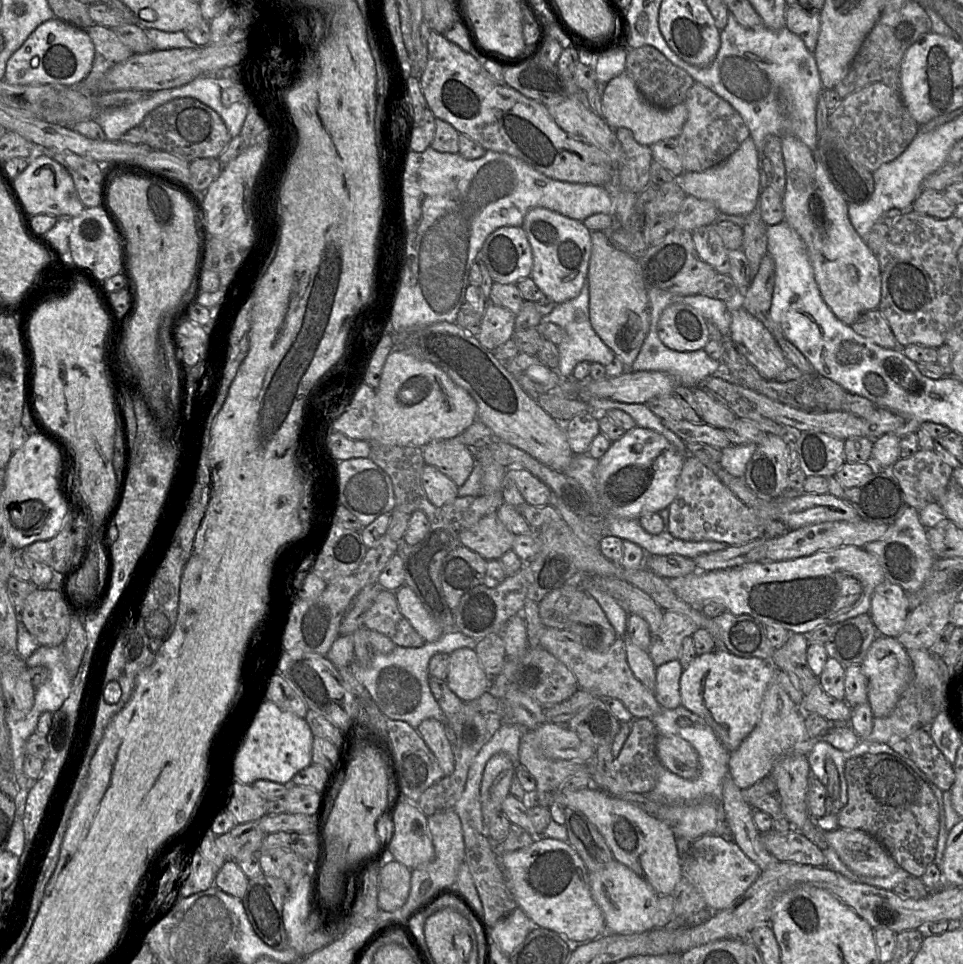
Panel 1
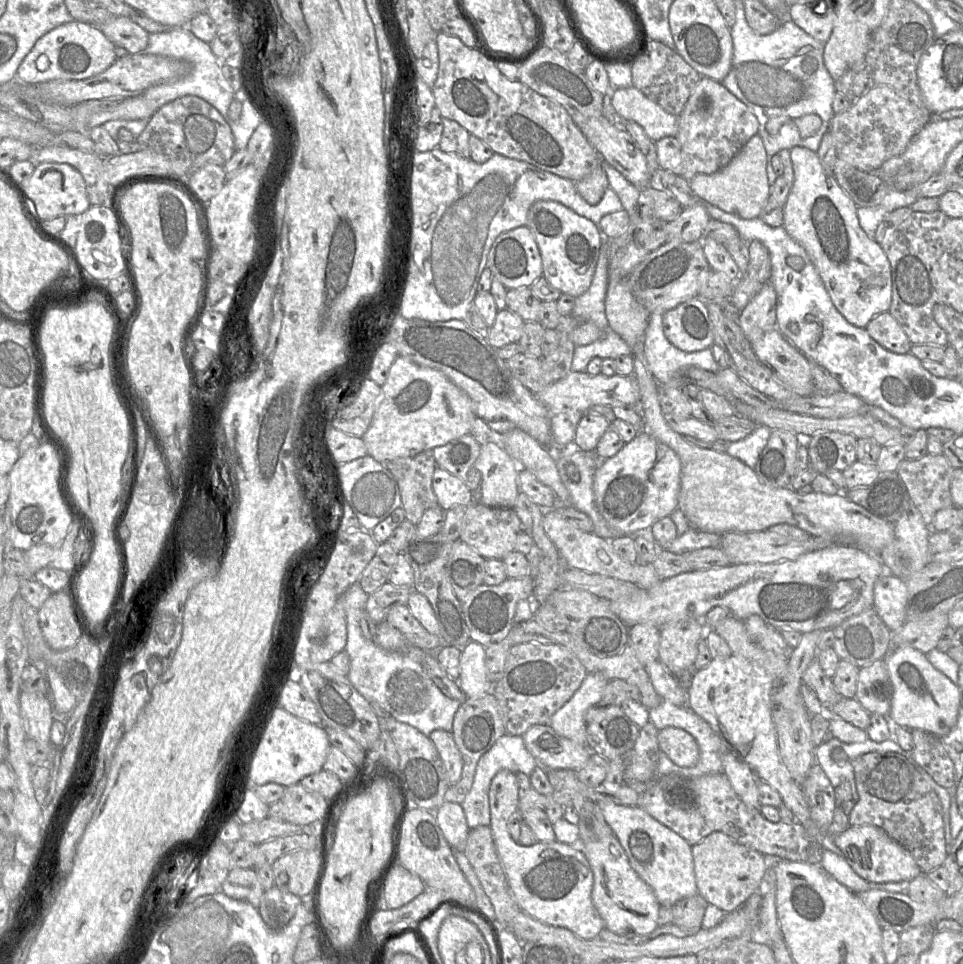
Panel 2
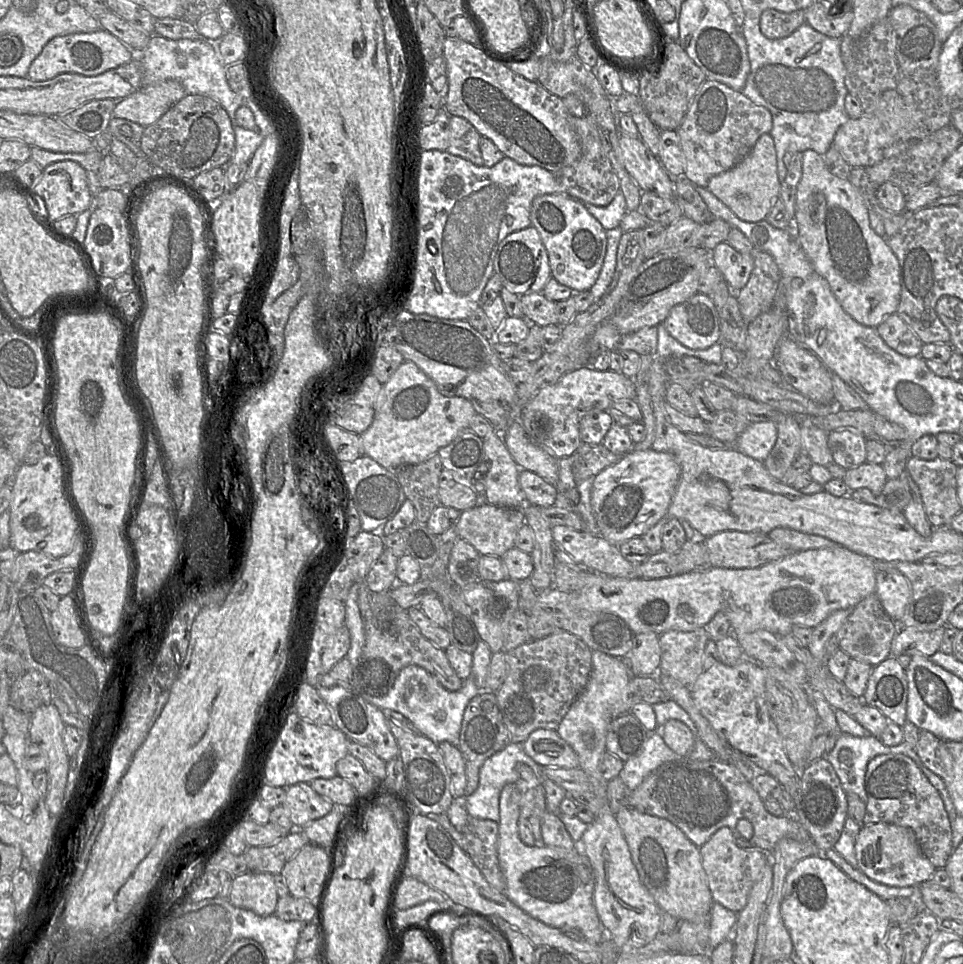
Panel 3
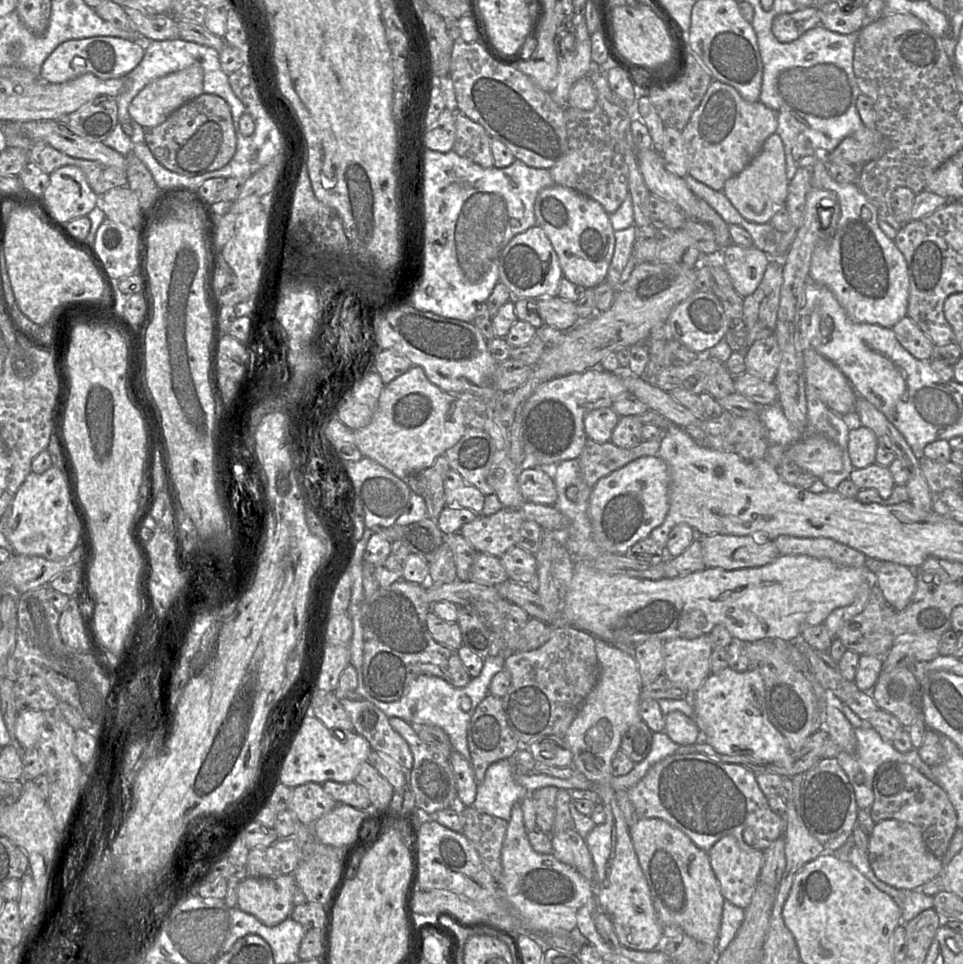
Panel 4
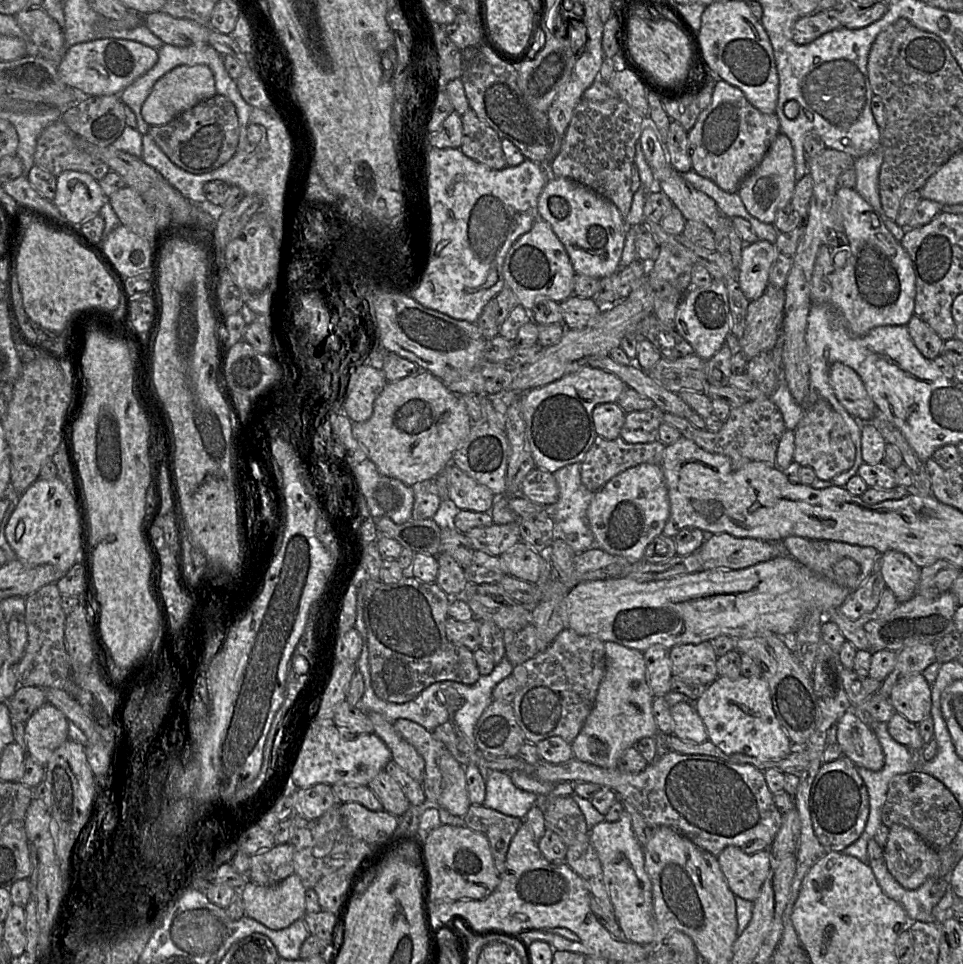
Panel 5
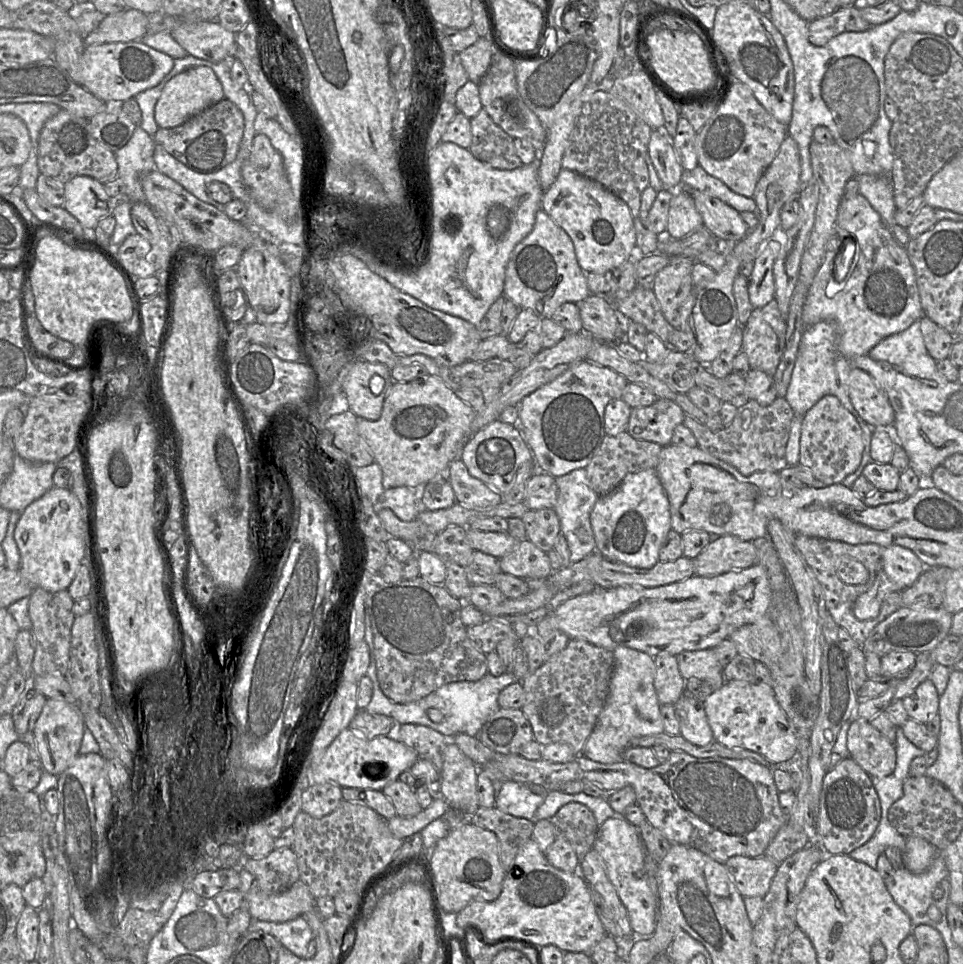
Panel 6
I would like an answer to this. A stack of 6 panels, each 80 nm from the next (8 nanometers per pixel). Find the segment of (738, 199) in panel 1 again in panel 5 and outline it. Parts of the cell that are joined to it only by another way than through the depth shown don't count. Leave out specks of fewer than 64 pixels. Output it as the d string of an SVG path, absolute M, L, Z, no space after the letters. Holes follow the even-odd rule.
M779 133L760 164L743 179L737 194L750 215L760 222L773 224L777 211L791 201L796 182L794 149L791 140L787 135Z

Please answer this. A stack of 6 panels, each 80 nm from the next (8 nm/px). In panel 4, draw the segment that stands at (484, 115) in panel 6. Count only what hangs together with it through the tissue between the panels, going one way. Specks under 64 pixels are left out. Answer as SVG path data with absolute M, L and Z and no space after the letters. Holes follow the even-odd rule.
M455 112L456 135L452 151L480 165L492 168L491 137L483 126L460 112Z

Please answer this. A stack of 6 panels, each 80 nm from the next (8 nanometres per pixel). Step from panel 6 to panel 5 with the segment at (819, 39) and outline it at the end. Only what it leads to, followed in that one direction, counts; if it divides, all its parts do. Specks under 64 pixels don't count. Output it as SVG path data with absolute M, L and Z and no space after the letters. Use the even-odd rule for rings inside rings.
M836 9L816 10L810 15L800 16L792 30L792 39L798 45L813 42L821 35L842 28Z

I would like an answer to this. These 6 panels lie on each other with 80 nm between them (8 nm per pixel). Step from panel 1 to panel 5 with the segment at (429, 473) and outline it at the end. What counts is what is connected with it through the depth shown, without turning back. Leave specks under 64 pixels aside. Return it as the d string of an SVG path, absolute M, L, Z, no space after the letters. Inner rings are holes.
M457 466L450 467L447 481L449 499L460 510L489 512L495 494L486 486L478 483Z

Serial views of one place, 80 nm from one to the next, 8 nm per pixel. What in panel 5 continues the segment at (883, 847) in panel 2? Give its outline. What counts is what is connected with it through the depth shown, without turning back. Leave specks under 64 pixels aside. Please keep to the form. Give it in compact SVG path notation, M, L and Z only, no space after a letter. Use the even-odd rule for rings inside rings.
M897 824L888 829L883 848L885 864L904 888L914 890L937 874L940 867L938 852L919 834Z

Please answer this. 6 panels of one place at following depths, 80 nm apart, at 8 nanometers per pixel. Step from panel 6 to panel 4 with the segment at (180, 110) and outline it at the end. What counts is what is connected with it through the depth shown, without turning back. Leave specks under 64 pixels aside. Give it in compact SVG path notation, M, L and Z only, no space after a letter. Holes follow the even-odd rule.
M191 66L168 74L147 84L131 101L128 113L133 121L144 129L162 124L175 110L203 94L203 70Z

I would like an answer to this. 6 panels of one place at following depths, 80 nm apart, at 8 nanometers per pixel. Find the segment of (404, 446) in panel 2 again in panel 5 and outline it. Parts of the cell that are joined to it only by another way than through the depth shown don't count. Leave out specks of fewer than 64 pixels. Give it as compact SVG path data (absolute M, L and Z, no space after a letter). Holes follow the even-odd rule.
M426 370L395 382L387 382L374 403L373 414L365 422L352 422L352 434L378 471L412 487L418 482L433 479L448 462L469 434L471 419L461 398L449 391L442 381Z

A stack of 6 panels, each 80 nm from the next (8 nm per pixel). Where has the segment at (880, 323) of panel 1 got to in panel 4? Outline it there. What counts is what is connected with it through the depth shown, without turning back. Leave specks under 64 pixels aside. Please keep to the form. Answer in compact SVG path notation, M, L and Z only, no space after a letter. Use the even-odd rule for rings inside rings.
M909 317L902 318L892 327L900 344L915 358L931 361L935 344Z

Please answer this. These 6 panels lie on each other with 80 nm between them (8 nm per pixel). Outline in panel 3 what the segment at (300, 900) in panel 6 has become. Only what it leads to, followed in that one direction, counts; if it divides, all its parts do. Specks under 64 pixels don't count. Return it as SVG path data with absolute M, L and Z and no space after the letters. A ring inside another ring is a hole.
M247 871L233 878L228 900L259 916L271 916L278 899L289 894L280 874Z

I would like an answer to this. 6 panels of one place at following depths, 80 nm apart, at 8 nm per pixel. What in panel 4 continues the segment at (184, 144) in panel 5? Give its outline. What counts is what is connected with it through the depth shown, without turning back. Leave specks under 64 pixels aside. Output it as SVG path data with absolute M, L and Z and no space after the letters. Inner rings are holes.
M201 94L175 110L162 124L146 128L144 142L168 170L199 176L224 167L236 151L236 134L229 104L214 94Z

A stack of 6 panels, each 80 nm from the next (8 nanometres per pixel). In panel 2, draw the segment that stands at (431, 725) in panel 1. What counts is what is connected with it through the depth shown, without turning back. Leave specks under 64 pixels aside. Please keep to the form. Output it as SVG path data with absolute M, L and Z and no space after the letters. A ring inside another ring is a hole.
M434 730L428 737L441 757L449 784L456 784L461 778L463 760L451 732Z

